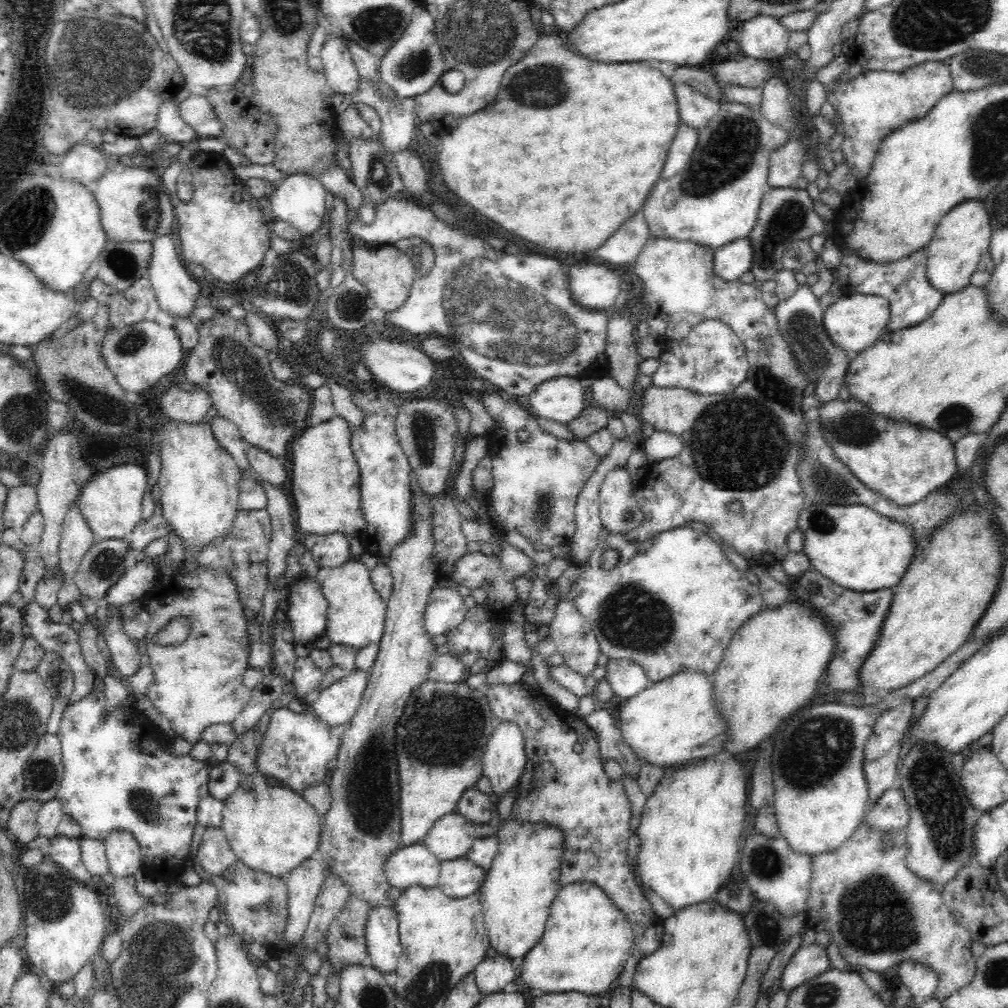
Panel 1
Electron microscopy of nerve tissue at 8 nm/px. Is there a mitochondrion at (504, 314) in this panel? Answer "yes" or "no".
yes

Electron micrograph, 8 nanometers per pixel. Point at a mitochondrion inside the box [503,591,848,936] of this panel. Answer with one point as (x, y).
(767, 863)

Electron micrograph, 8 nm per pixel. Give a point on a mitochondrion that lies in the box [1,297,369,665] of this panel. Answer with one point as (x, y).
(239, 364)

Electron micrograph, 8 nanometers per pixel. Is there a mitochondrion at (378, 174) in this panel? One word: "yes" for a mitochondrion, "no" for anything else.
yes

